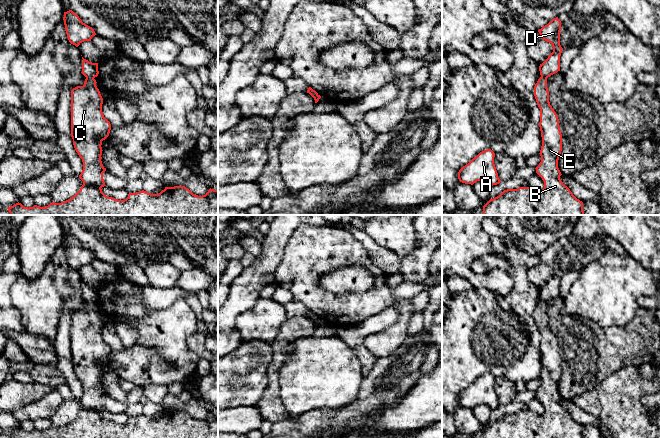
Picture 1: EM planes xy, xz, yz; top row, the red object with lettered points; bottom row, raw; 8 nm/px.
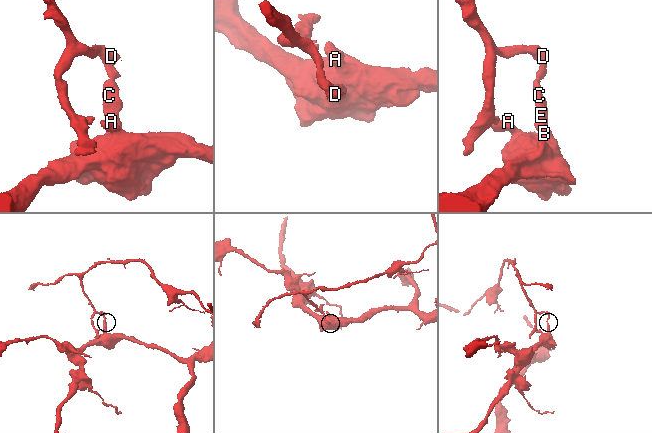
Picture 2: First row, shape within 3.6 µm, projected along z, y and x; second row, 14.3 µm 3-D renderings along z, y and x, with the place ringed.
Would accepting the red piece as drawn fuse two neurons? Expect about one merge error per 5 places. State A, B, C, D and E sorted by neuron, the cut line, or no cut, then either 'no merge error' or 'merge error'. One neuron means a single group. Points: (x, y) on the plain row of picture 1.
groups A B C E / D; cut xy (86, 301), (93, 302); merge error

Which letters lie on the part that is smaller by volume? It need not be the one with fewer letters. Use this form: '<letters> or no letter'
D

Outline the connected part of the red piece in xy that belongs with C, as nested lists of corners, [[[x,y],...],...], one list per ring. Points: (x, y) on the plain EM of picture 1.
[[[86,302],[83,310],[71,314],[71,361],[73,369],[83,386],[83,394],[79,402],[83,405],[80,414],[69,424],[61,427],[52,426],[48,430],[24,431],[16,427],[8,431],[10,438],[218,438],[218,414],[209,413],[205,419],[193,418],[185,410],[165,411],[159,418],[151,418],[144,414],[129,417],[124,424],[106,420],[102,411],[106,410],[103,397],[106,392],[102,388],[102,365],[110,357],[111,348],[102,336],[103,322],[96,310],[94,302]]]

